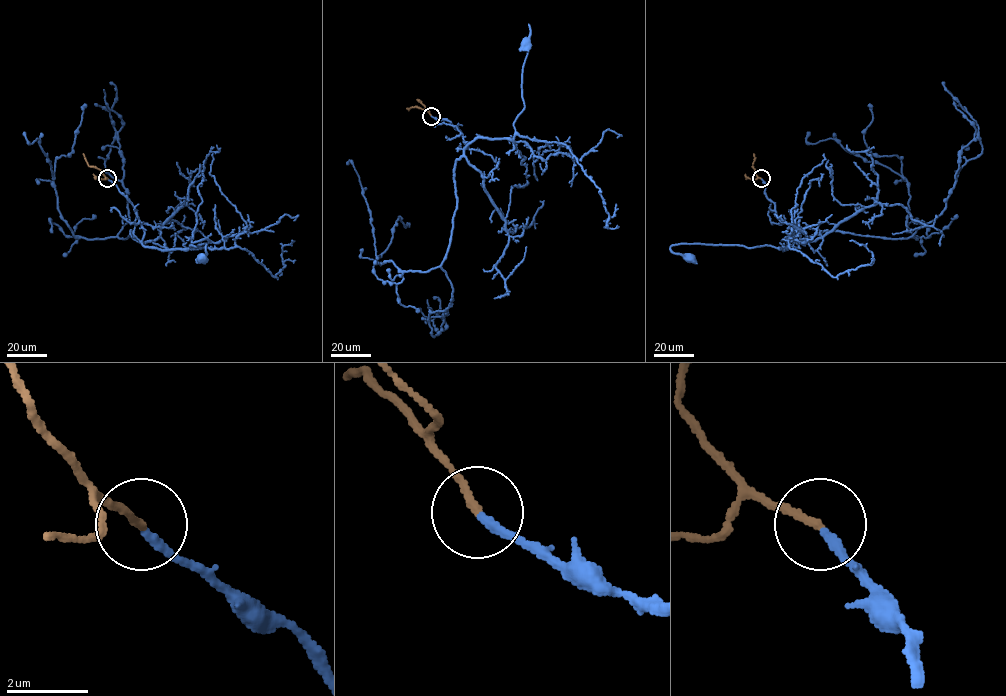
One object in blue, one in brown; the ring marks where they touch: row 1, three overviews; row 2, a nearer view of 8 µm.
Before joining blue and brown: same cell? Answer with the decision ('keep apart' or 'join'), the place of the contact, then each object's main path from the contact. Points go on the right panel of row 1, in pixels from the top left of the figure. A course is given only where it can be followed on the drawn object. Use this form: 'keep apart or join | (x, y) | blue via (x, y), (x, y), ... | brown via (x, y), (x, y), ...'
join | (761, 178) | blue via (761, 179), (776, 214), (791, 230), (793, 243), (784, 250), (767, 245), (670, 247), (674, 253), (689, 257) | brown via (761, 178), (752, 167), (753, 154)

